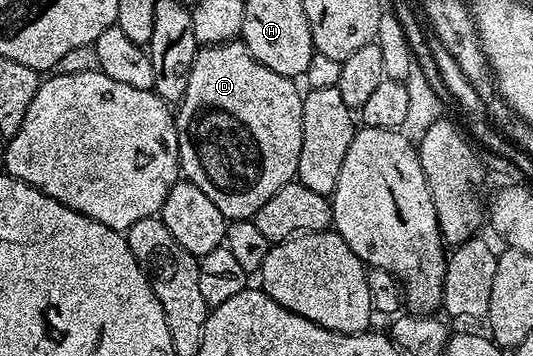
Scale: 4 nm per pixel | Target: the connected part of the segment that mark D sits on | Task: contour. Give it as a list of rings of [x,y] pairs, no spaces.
[[[242,40],[227,41],[224,45],[208,45],[200,48],[193,59],[193,67],[189,71],[189,87],[185,87],[185,95],[177,103],[174,110],[177,127],[177,147],[179,148],[179,167],[182,176],[193,183],[193,187],[201,187],[209,199],[217,206],[217,211],[231,221],[245,221],[254,218],[255,212],[266,203],[276,191],[281,191],[285,183],[296,180],[301,159],[301,111],[303,110],[303,93],[296,82],[285,75],[277,75],[277,71],[269,71],[245,48]]]

